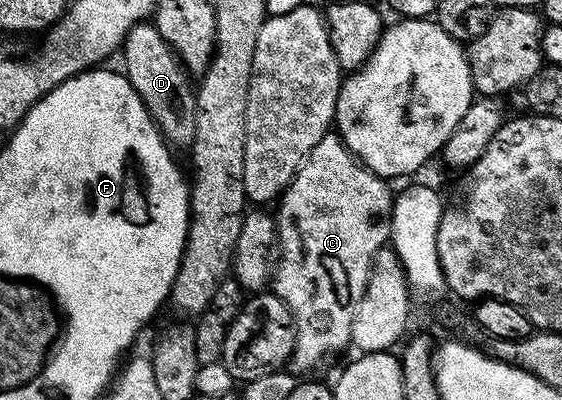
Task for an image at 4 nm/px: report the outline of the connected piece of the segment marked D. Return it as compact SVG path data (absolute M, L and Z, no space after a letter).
M153 23L139 24L125 36L124 53L124 75L147 107L161 136L174 150L188 150L195 139L197 122L197 91L189 70L181 64L177 52L169 46L167 39L163 39L163 35L159 35Z

